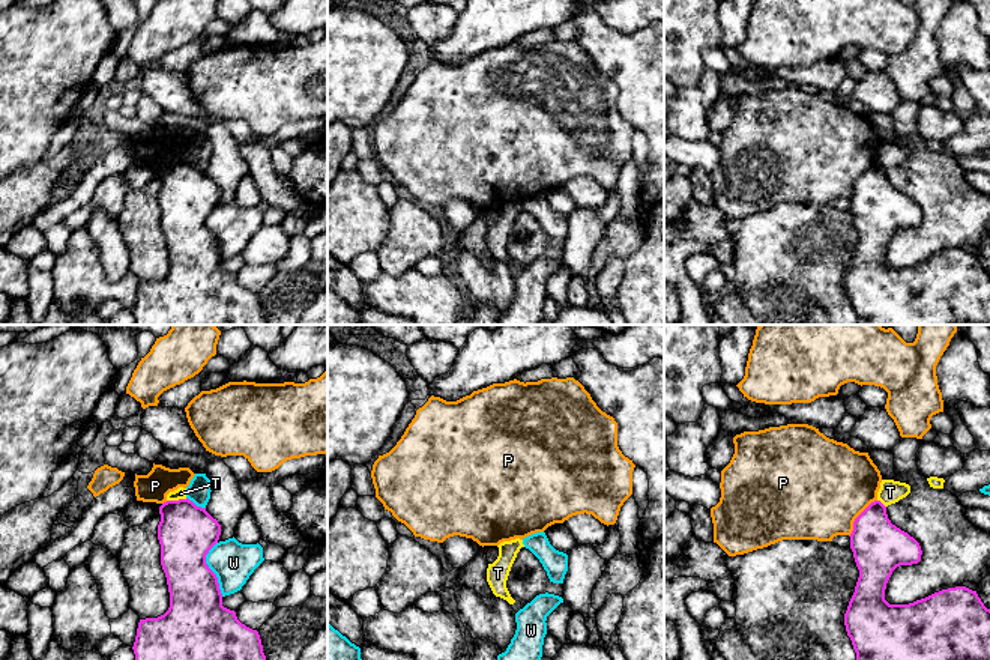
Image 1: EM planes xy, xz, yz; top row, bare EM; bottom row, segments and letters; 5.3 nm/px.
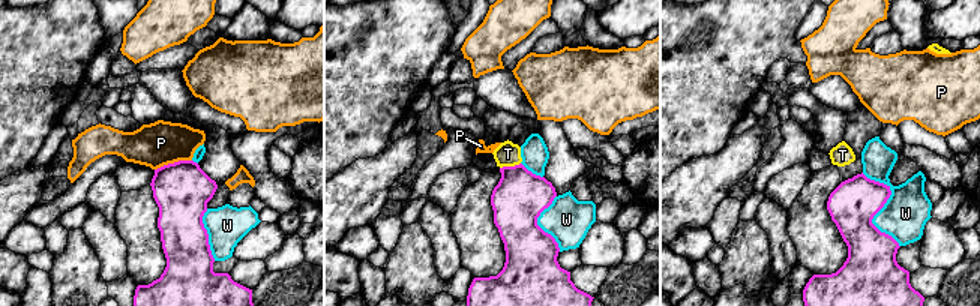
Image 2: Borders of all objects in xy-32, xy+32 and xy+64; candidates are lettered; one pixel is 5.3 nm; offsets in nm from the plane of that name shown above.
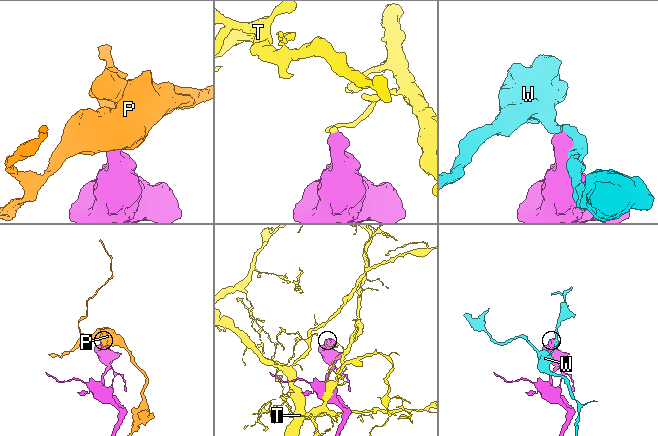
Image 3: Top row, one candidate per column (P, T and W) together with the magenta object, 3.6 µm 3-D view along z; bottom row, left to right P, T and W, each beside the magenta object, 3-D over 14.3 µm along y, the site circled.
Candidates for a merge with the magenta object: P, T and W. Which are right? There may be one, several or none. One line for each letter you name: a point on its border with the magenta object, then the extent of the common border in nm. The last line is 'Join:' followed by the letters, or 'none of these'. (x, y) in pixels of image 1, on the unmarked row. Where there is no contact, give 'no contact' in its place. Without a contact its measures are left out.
Join: none of these

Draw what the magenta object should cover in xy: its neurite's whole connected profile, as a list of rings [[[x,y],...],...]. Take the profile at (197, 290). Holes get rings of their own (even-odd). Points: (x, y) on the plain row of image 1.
[[[188,161],[164,165],[159,177],[158,203],[170,271],[158,281],[140,283],[134,325],[266,325],[258,295],[222,269],[218,241],[206,227],[206,218],[221,198],[218,183]]]

